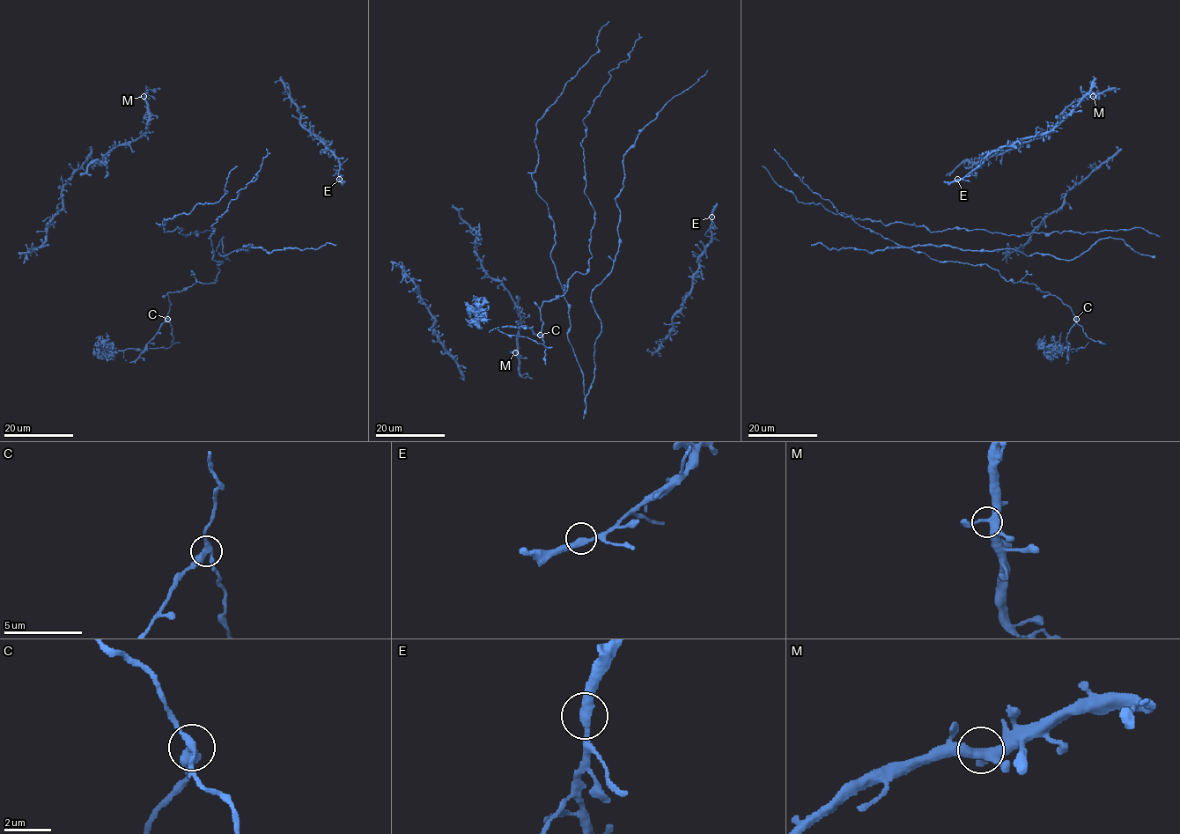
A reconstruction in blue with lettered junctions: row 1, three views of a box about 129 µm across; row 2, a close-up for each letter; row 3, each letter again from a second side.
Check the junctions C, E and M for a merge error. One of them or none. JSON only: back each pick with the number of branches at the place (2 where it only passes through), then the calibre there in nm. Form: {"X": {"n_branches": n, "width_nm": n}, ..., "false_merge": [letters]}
{"C": {"n_branches": 3, "width_nm": 360}, "false_merge": ["C"]}

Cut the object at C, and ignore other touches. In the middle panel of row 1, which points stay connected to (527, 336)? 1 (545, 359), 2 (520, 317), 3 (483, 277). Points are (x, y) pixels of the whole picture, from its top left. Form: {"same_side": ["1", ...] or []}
{"same_side": []}

